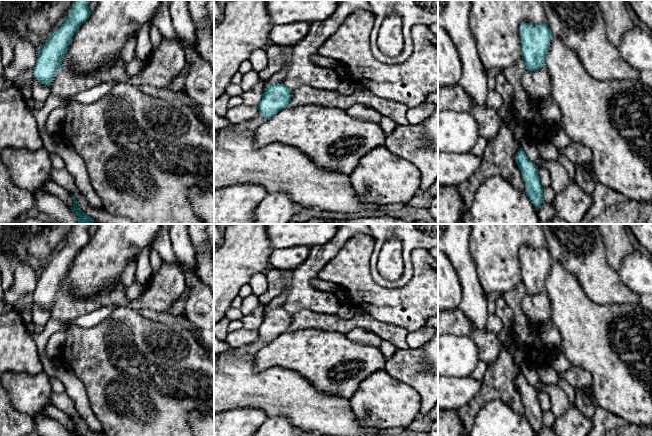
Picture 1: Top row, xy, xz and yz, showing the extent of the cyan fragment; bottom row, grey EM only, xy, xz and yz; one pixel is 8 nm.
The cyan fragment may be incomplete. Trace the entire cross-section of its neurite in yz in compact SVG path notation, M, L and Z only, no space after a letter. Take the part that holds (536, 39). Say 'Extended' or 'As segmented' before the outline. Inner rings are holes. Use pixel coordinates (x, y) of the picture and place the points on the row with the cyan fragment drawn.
Extended. M546 23L520 25L521 56L526 71L521 78L521 85L530 98L544 100L551 95L549 72L545 68L545 57L552 40L552 33Z

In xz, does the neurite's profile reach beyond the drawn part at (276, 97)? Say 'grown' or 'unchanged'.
grown

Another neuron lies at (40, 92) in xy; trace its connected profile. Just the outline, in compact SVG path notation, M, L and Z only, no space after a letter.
M33 77L30 80L30 84L32 87L34 100L45 102L47 98L51 95L50 86L45 86L44 84L39 82L37 78Z

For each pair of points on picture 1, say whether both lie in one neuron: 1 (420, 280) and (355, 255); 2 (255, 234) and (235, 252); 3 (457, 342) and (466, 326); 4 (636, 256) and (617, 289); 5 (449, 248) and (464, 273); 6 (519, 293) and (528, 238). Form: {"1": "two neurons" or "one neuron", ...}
{"1": "one neuron", "2": "one neuron", "3": "two neurons", "4": "two neurons", "5": "one neuron", "6": "two neurons"}

